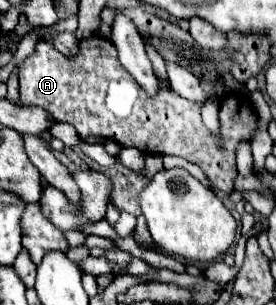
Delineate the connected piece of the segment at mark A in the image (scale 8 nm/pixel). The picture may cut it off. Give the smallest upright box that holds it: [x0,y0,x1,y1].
[17,34,259,194]

